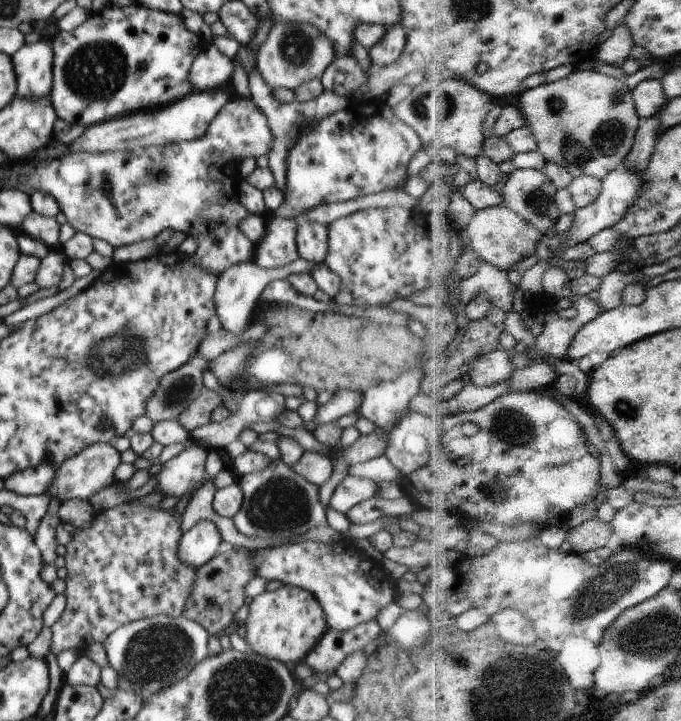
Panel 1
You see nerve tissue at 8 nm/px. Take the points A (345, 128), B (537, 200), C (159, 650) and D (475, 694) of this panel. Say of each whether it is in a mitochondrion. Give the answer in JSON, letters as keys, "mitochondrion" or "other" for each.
{"A":"other","B":"mitochondrion","C":"mitochondrion","D":"mitochondrion"}

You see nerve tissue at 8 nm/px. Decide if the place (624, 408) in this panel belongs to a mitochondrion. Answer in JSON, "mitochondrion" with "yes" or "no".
{"mitochondrion":"yes"}

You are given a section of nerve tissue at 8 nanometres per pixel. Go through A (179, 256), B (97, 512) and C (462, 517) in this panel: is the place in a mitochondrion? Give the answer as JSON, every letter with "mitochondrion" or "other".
{"A":"other","B":"other","C":"other"}

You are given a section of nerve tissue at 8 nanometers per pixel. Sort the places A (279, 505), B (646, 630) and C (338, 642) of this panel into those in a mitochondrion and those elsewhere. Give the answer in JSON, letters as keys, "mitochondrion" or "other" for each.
{"A":"mitochondrion","B":"mitochondrion","C":"other"}

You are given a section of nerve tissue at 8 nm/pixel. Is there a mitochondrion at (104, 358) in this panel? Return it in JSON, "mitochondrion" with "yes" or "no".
{"mitochondrion":"yes"}

